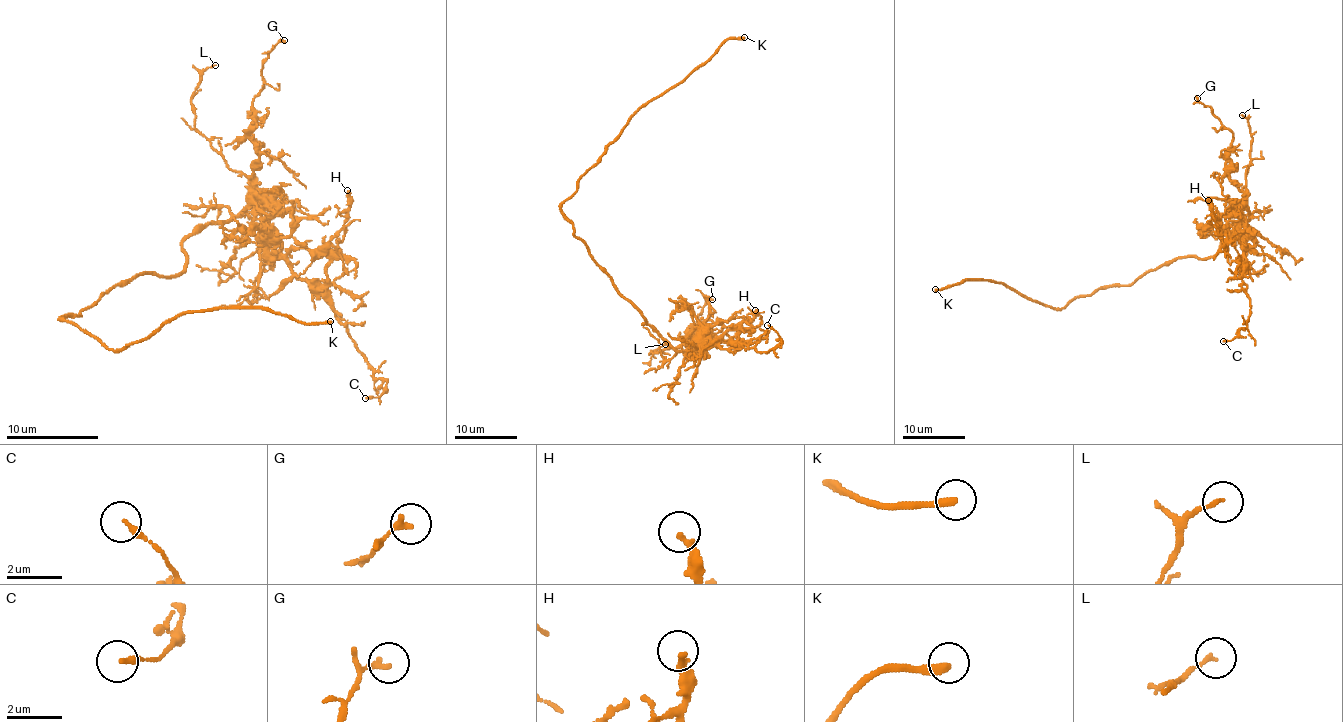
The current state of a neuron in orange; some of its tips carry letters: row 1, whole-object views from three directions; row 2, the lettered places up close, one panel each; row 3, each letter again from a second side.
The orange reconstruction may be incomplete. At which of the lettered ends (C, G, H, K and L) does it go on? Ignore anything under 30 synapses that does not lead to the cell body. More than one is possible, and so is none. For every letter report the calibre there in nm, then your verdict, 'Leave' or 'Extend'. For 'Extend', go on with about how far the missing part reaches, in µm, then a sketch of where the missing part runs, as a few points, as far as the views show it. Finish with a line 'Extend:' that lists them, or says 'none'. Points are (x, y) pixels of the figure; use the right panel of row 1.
C: Thickness 200 nm. Leave
G: Thickness 200 nm. Leave
H: Thickness 260 nm. Leave
K: Thickness 320 nm. Extend. Missing length about 20 µm. Course of what is missing: (935, 289), (930, 283), (920, 283), (916, 288), (919, 316), (906, 328), (909, 330)
L: Thickness 130 nm. Leave
Extend: K

